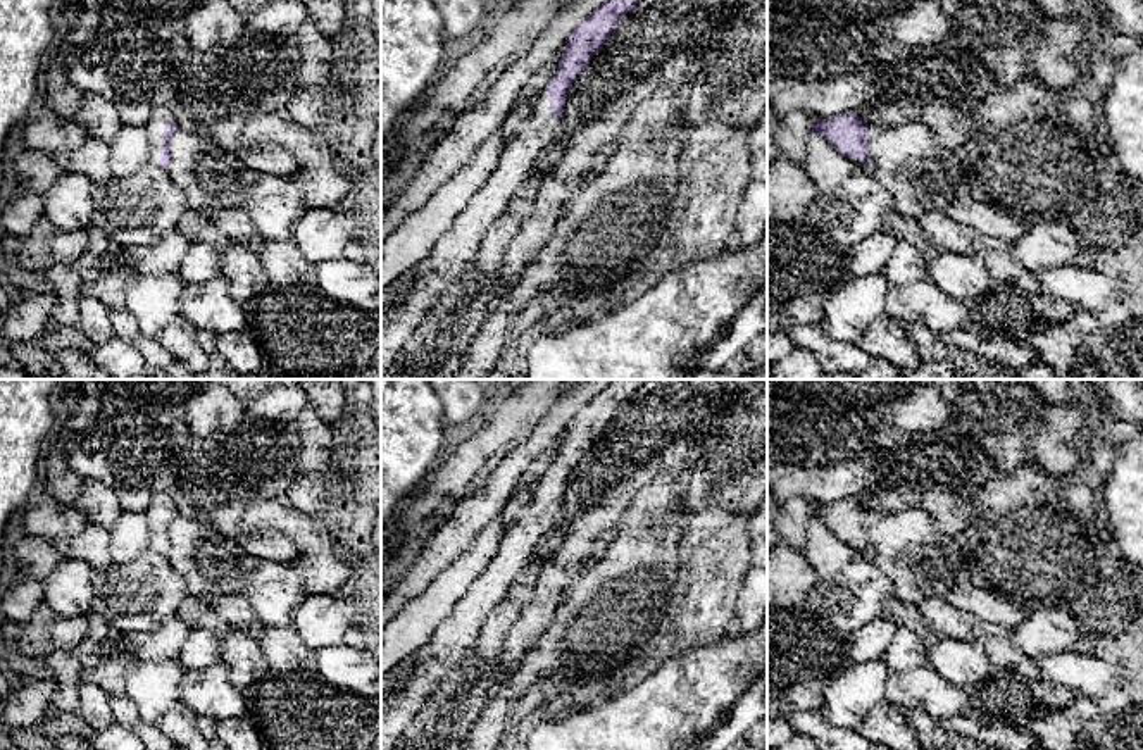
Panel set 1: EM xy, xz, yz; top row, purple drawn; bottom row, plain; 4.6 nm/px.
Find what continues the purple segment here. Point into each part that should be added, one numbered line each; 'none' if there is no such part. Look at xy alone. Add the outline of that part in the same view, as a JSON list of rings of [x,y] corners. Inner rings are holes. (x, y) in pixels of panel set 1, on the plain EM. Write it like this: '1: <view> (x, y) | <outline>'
1: xy (154, 512) | [[[159,491],[141,510],[150,533],[147,552],[160,553],[160,533],[164,529],[164,514],[169,503],[174,503],[171,495]]]

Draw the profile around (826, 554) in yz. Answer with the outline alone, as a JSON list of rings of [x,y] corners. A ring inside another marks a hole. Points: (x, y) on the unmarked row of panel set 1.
[[[821,519],[810,521],[802,553],[817,571],[821,581],[834,576],[855,559],[853,547],[838,540]]]

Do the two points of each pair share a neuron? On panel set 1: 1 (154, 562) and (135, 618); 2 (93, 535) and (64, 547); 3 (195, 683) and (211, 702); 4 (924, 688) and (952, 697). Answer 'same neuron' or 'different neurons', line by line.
1: same neuron
2: same neuron
3: same neuron
4: same neuron

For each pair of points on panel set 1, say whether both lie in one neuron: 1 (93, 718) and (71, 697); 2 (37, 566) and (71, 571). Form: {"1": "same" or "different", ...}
{"1": "different", "2": "different"}

